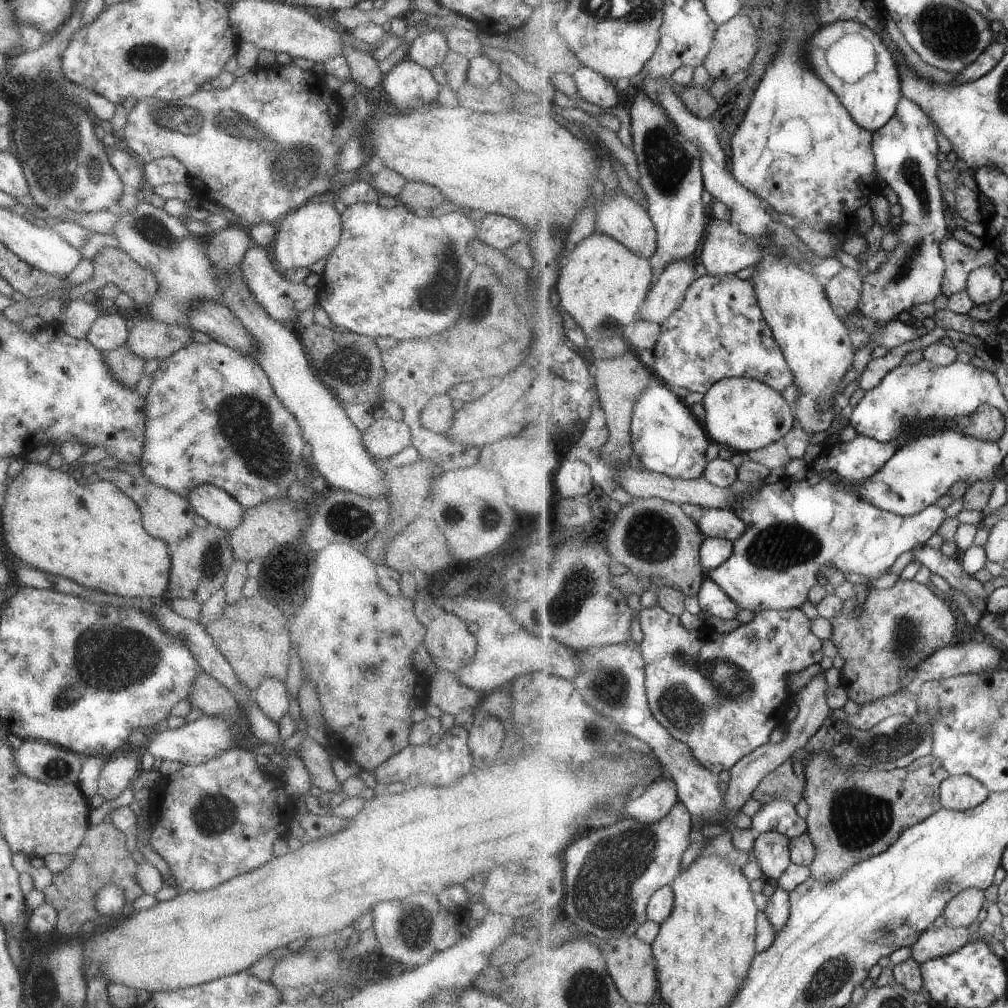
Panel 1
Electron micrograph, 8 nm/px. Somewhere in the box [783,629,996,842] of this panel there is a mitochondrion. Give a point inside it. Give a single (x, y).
(884, 749)

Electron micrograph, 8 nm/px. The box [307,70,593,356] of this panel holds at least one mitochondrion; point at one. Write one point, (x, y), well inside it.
(448, 290)

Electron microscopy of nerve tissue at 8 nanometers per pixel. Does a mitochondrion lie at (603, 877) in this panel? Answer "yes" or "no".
yes

